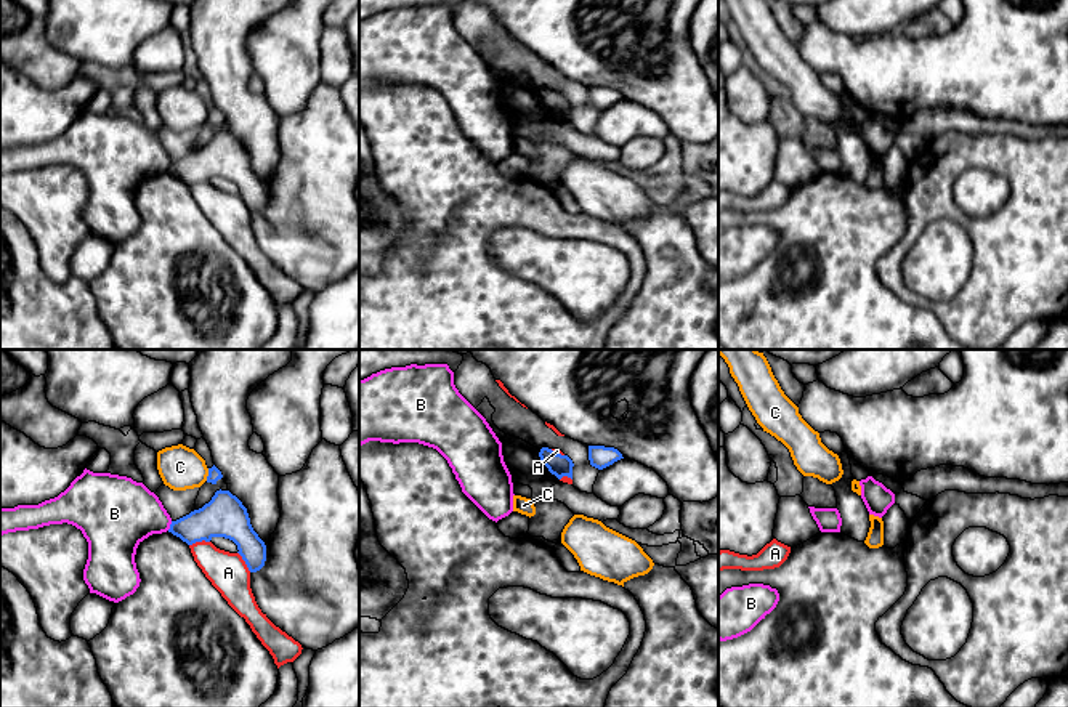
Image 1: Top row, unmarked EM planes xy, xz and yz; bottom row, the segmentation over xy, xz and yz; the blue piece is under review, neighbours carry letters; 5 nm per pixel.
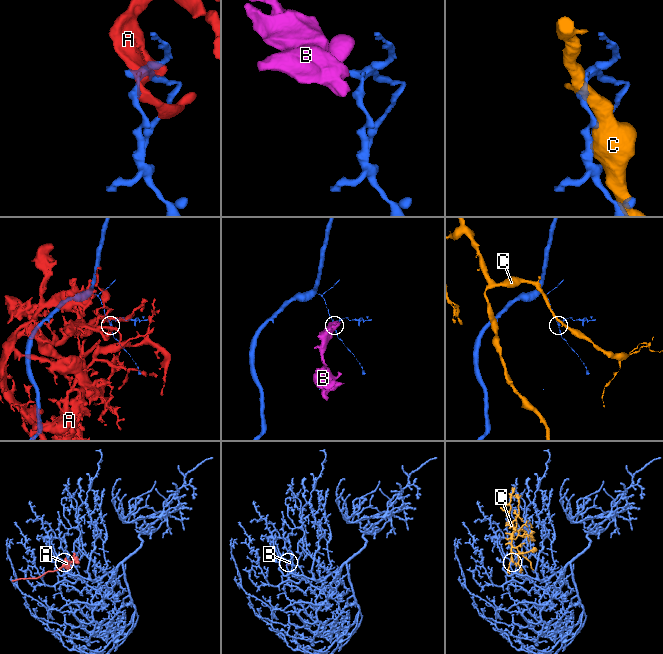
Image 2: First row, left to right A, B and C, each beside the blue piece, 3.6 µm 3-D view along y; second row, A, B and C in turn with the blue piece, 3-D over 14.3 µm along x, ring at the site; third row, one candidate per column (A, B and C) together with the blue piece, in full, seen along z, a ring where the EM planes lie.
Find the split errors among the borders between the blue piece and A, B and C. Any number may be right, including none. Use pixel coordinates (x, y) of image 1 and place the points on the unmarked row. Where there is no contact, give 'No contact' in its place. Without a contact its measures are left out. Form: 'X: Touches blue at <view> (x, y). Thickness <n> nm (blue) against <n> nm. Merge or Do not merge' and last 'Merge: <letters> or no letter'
A: Touches blue at xy (199, 181). Thickness 200 nm (blue) against 200 nm. Do not merge
B: Touches blue at xy (170, 167). Thickness 190 nm (blue) against 340 nm. Do not merge
C: Touches blue at xy (209, 116). Thickness 60 nm (blue) against 220 nm. Do not merge
Merge: no letter

